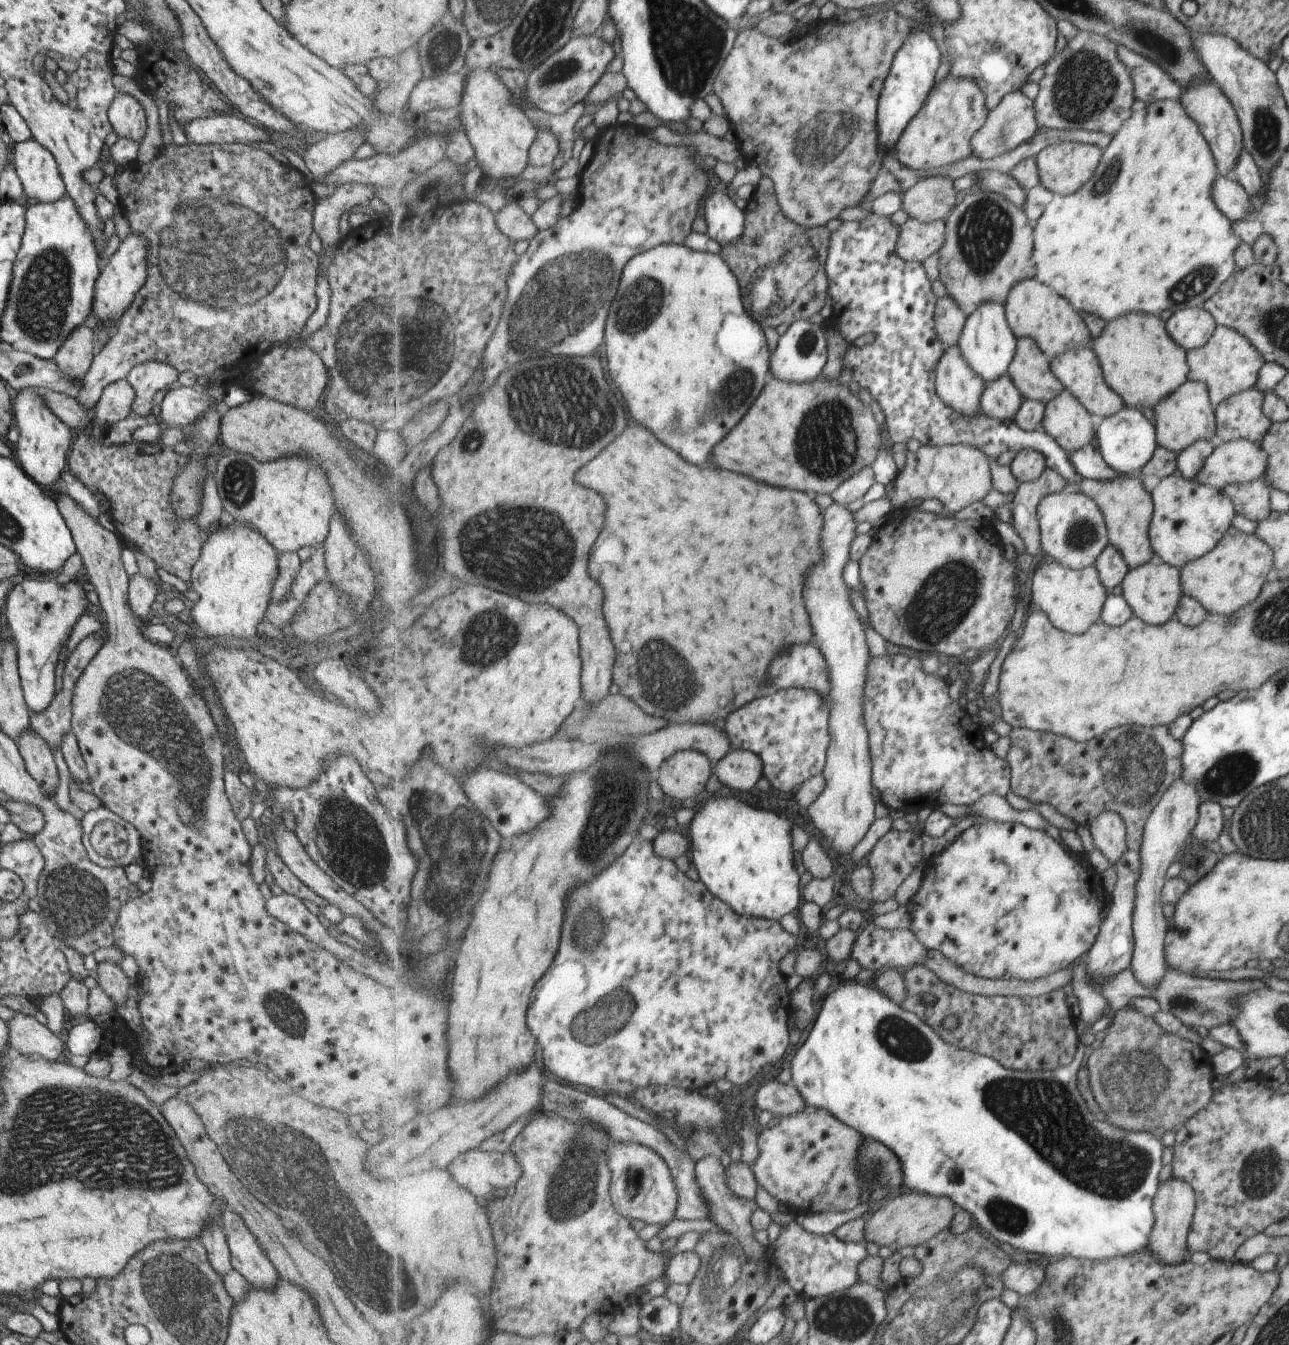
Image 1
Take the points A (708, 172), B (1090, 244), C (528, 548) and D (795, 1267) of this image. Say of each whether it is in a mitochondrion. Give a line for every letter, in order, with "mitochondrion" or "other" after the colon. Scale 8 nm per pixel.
A: other
B: other
C: mitochondrion
D: other

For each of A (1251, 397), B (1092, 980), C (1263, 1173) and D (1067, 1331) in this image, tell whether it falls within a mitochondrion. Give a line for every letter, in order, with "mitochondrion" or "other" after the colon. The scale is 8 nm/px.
A: other
B: other
C: mitochondrion
D: mitochondrion

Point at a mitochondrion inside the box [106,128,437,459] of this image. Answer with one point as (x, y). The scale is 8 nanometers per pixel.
(223, 258)

